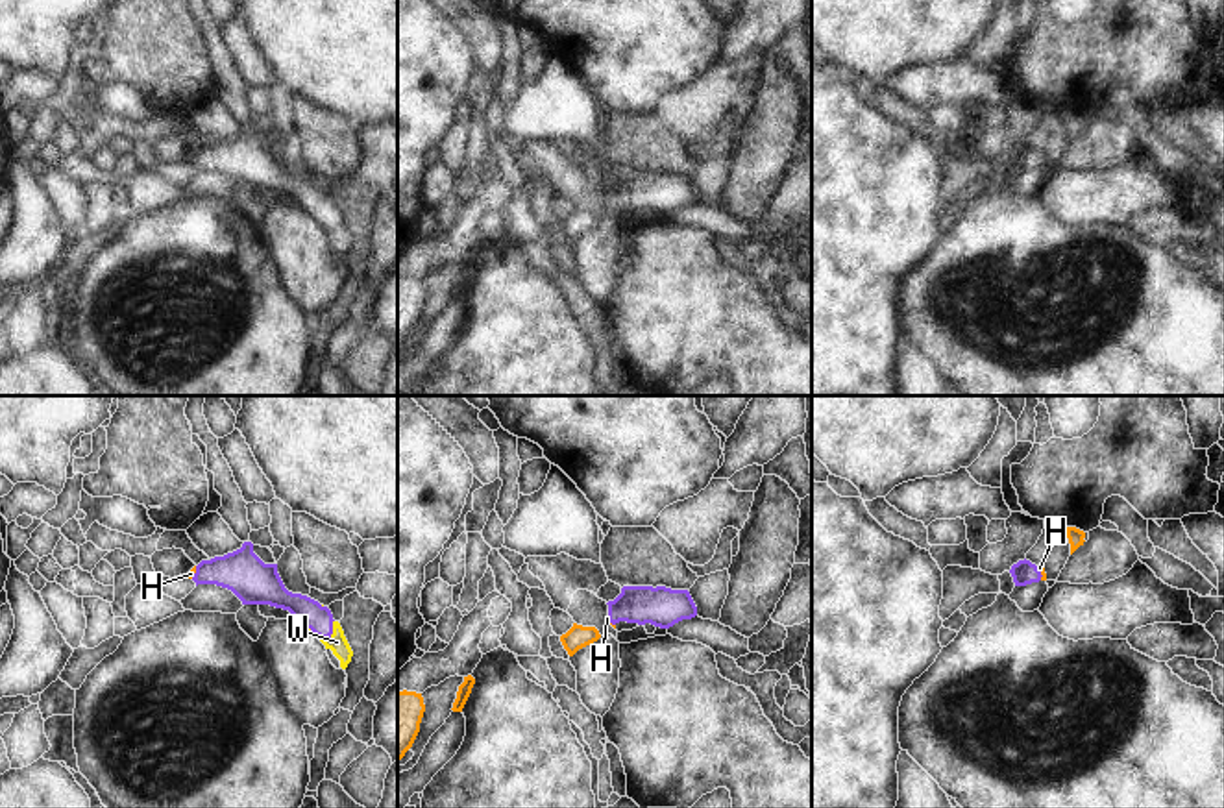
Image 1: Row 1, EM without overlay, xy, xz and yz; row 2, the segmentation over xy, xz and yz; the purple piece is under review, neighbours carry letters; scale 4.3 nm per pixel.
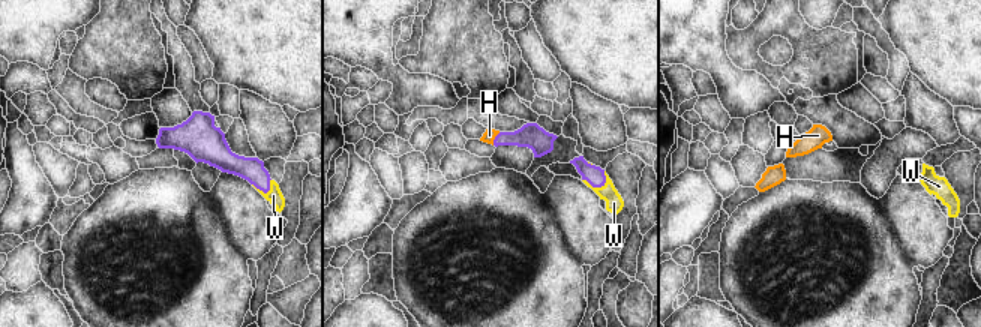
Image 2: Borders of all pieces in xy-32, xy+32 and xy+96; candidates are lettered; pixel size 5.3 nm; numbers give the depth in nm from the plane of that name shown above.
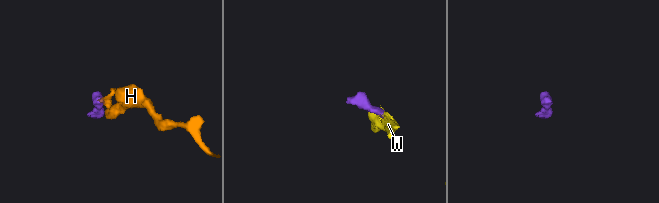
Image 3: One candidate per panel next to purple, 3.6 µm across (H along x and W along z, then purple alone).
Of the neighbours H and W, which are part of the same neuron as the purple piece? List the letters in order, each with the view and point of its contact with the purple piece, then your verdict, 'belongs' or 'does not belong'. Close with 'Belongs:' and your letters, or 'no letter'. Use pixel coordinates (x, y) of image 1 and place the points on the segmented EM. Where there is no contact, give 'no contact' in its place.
H: meets purple in yz at (1040, 574); belongs
W: meets purple in xy at (326, 636); belongs
Belongs: H, W

